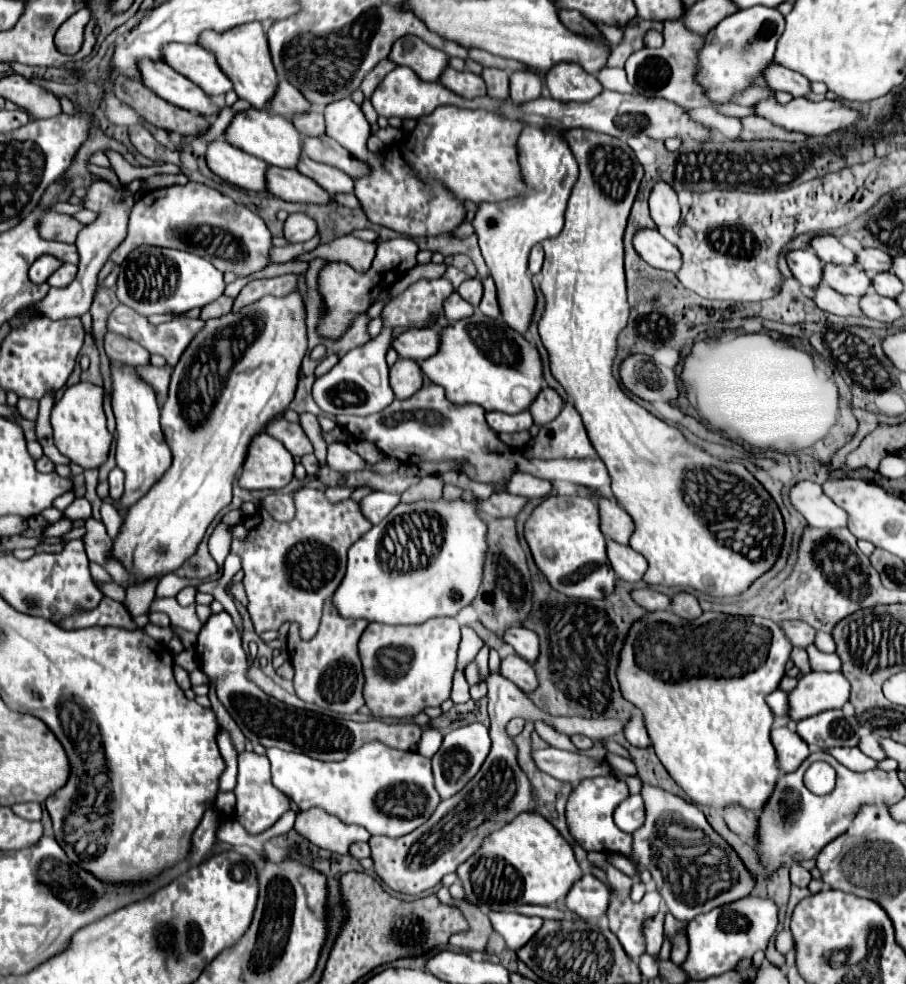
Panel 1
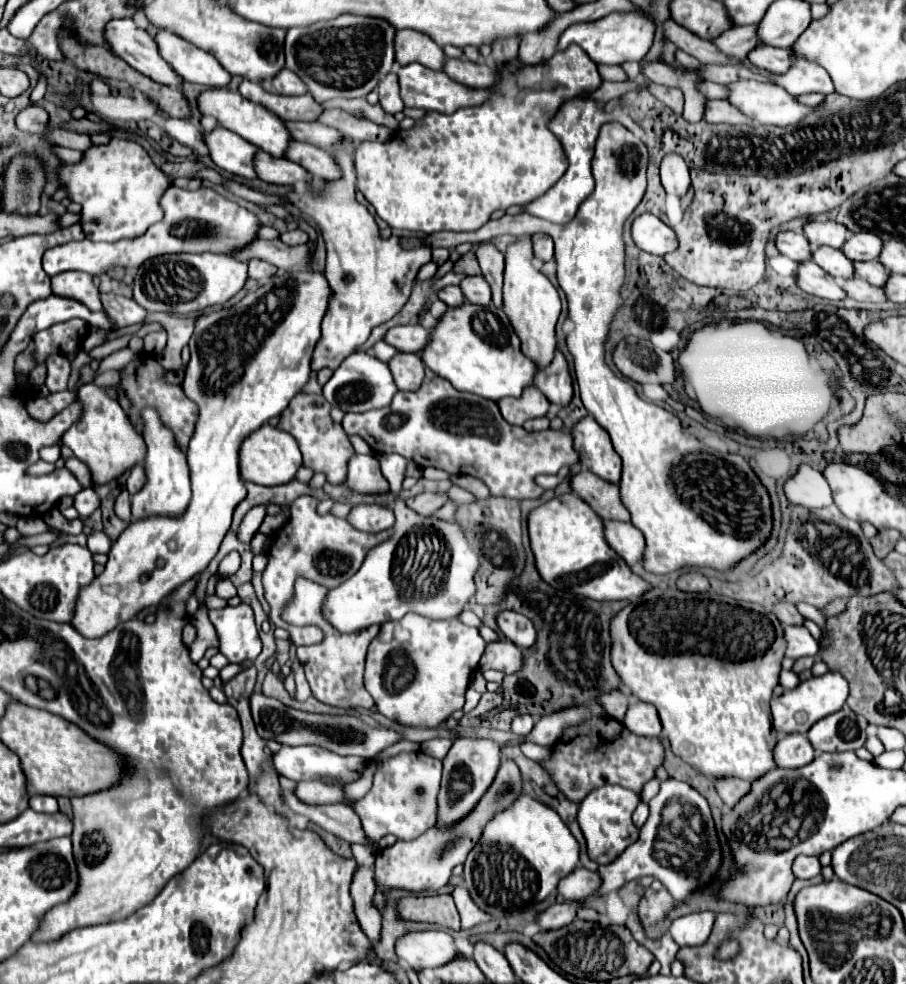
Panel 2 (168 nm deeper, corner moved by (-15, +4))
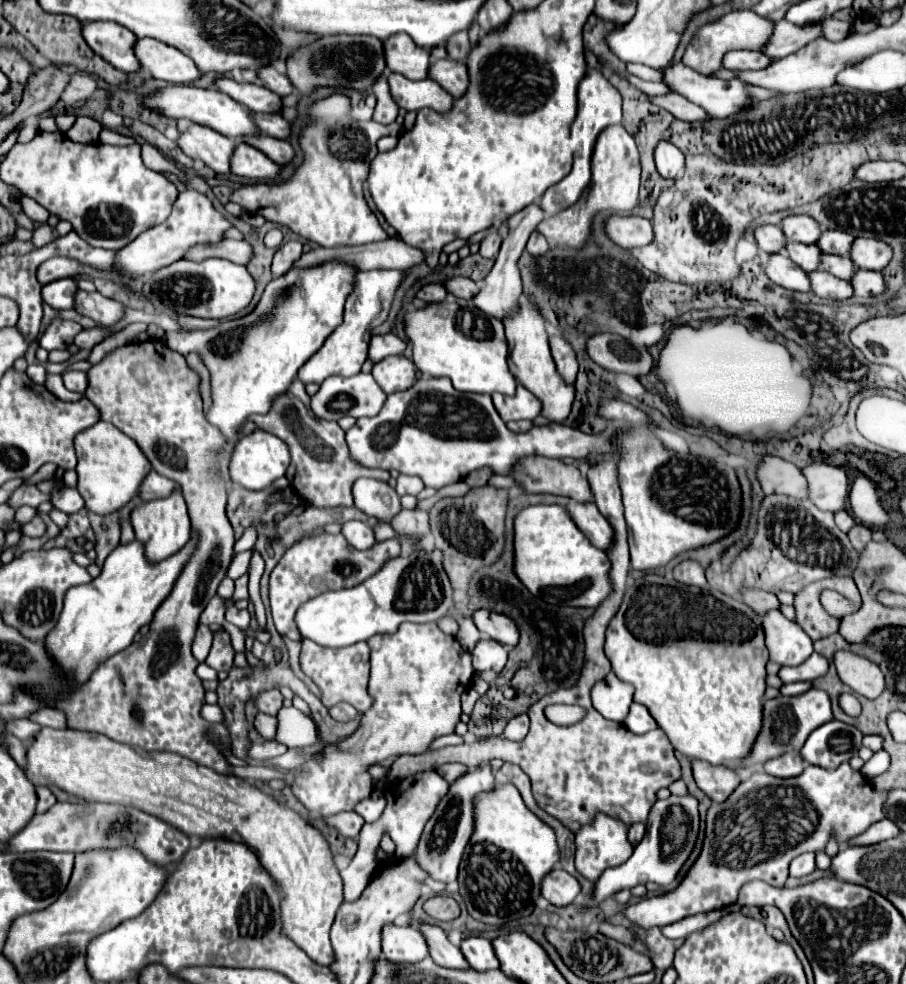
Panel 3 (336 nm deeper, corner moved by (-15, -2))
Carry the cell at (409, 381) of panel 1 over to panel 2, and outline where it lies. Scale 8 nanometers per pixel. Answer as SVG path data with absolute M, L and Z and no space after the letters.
M398 352L390 358L388 368L396 380L398 390L418 390L424 380L424 364L418 354Z

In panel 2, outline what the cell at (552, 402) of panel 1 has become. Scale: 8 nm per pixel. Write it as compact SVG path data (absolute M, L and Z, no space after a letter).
M556 350L556 356L548 368L536 372L534 386L552 404L566 406L572 400L572 376L570 376L568 362L560 350Z

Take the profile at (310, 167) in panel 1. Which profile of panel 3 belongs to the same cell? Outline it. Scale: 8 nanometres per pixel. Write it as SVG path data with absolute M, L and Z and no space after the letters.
M260 136L256 140L254 138L248 140L248 144L254 146L254 148L260 148L270 160L274 160L280 166L292 162L294 156L296 156L296 152L294 152L294 148L288 140L278 140L278 138L272 138L272 136Z

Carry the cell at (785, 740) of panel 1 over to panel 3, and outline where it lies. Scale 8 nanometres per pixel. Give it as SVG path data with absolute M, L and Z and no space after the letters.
M786 752L784 756L772 758L764 764L764 770L776 778L792 778L802 774L806 768L804 758L800 756L800 752Z

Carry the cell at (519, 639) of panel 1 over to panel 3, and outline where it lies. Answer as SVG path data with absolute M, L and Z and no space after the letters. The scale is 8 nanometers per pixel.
M476 610L474 624L484 636L488 636L504 646L512 648L512 646L516 646L516 640L520 640L520 630L516 628L516 622L510 616L502 616L492 610Z

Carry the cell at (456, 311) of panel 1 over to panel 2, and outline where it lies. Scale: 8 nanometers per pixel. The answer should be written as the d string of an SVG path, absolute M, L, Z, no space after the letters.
M446 286L446 288L442 288L438 294L436 294L444 304L448 304L448 306L460 306L462 302L464 302L464 296L462 296L462 290L460 290L460 286Z

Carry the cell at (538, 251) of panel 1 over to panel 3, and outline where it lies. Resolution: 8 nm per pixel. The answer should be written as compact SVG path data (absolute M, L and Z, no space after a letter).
M532 232L526 250L528 250L532 256L542 256L544 252L548 252L548 248L550 248L550 246L548 246L546 238L544 238L542 234L538 234L538 232Z

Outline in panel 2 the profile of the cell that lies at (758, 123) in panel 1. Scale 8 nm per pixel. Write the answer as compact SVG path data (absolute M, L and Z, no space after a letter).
M708 100L704 108L704 120L714 124L754 124L750 118L744 118L732 104L726 100Z

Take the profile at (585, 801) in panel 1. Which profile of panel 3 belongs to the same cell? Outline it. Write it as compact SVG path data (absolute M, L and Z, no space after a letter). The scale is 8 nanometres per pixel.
M608 814L594 816L592 824L586 824L576 832L576 870L596 882L606 868L620 866L632 856L632 844L628 842L628 826L622 820L616 820Z

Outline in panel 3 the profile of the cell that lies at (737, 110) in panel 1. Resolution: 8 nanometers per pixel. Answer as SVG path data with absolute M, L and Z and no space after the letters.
M780 20L774 24L774 30L768 38L768 42L764 44L762 52L766 56L772 56L772 60L788 56L790 52L796 52L798 48L802 48L804 44L808 44L810 40L822 36L820 34L820 24L814 24L812 28L796 28L794 24Z

